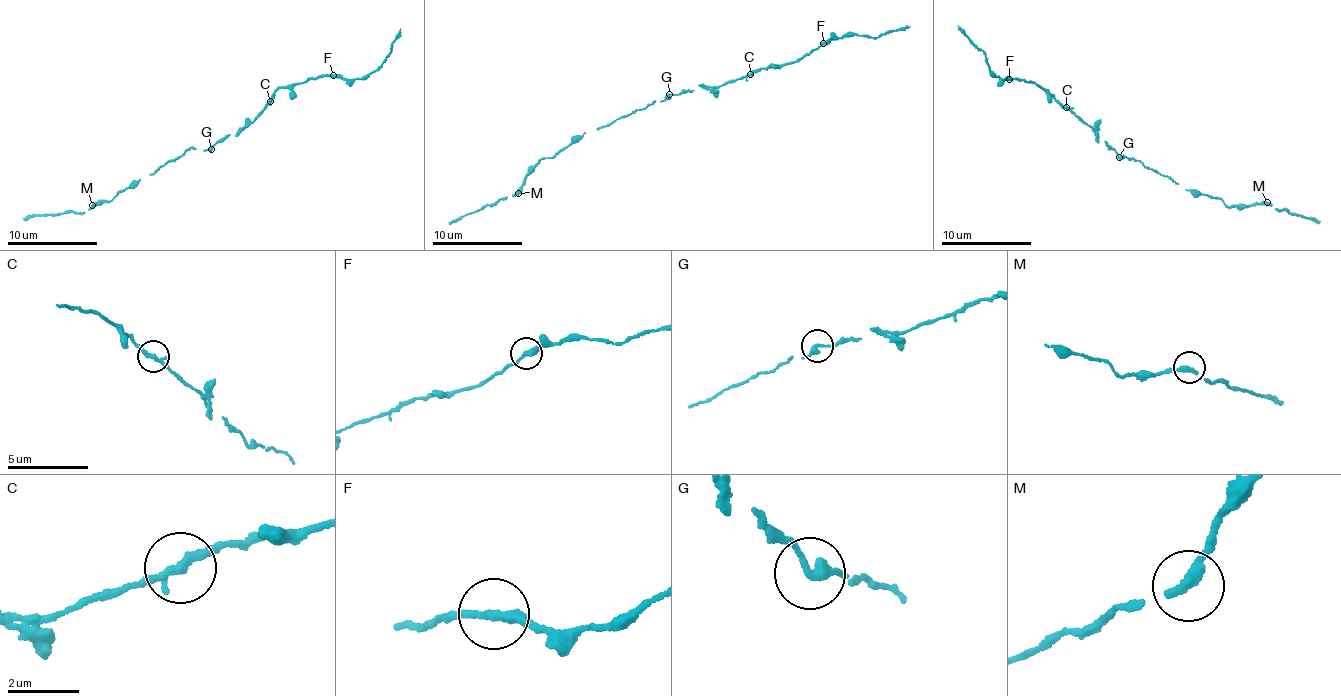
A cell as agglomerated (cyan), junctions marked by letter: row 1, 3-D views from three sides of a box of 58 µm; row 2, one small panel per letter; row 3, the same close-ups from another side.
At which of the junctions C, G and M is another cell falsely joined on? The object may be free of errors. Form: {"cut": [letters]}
{"cut": []}

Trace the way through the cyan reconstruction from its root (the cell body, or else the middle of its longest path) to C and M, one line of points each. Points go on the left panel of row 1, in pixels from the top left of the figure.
C: (204, 151), (255, 121), (269, 100)
M: (204, 151), (185, 150), (184, 154), (167, 160), (157, 173), (131, 182), (110, 201), (92, 205)

